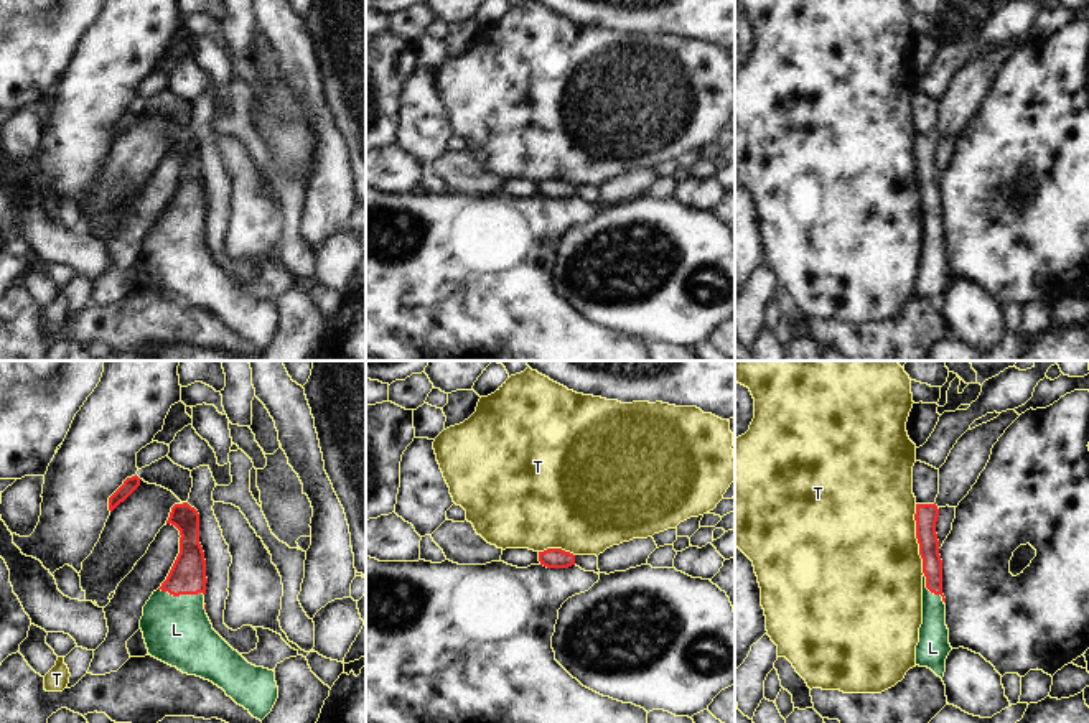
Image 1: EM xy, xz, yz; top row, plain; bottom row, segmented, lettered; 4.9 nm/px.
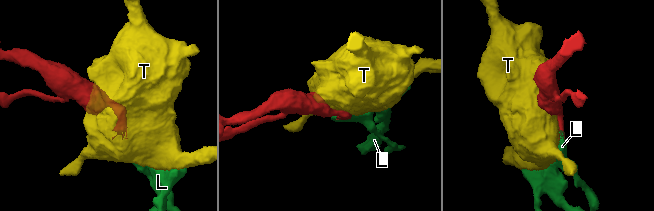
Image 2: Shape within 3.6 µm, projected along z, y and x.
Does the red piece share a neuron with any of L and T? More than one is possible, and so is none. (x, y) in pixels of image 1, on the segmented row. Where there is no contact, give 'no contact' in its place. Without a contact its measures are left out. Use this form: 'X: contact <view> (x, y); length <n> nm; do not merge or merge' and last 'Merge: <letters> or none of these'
L: contact xy (182, 593); length 220 nm; merge
T: contact yz (916, 537); length 340 nm; do not merge
Merge: L

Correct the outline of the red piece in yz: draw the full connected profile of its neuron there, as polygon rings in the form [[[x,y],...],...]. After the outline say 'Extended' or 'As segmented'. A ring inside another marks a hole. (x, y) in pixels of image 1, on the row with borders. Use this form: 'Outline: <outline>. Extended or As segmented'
Outline: [[[916,504],[916,539],[923,558],[923,624],[916,646],[916,665],[931,669],[944,677],[946,659],[952,651],[946,626],[946,598],[942,595],[942,560],[936,522],[939,509],[934,504]]]. Extended.

